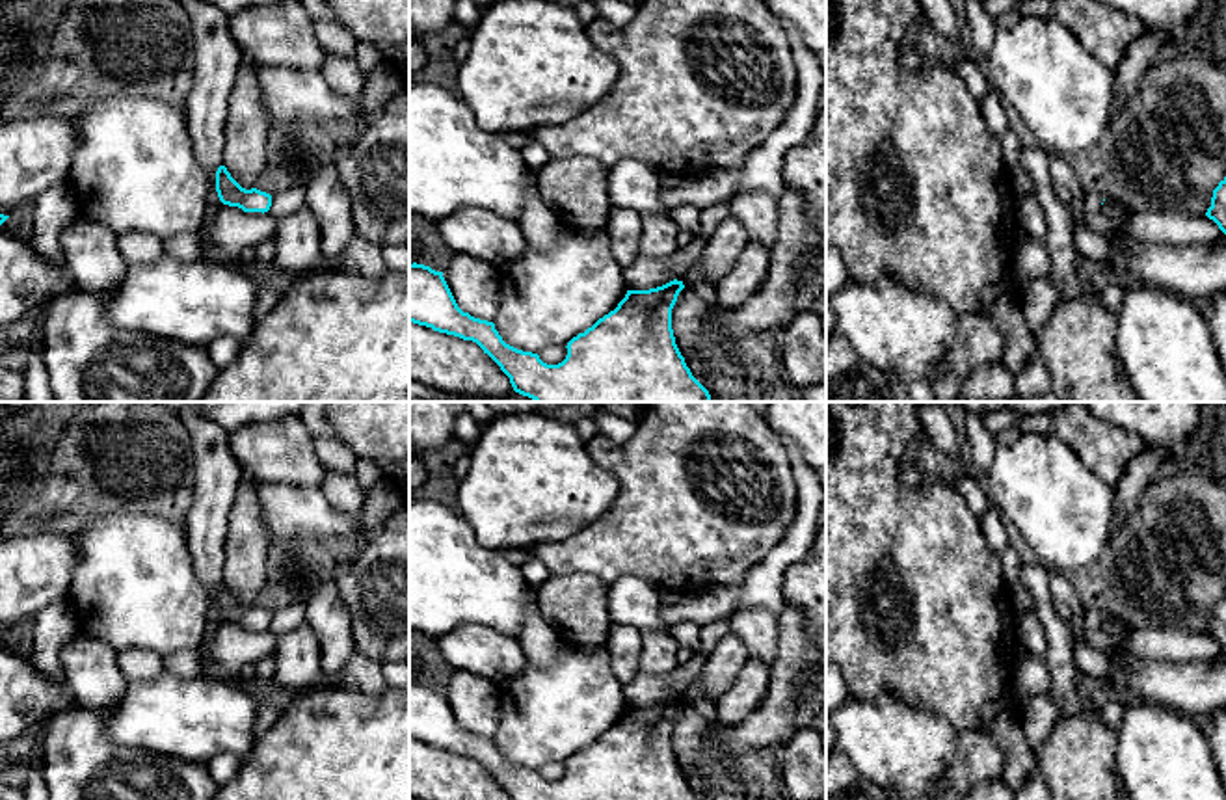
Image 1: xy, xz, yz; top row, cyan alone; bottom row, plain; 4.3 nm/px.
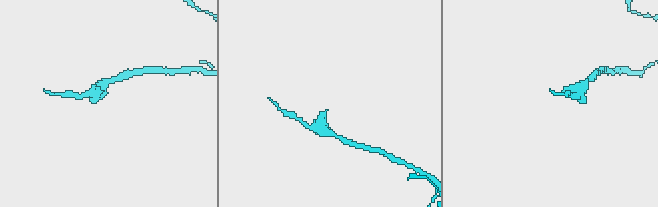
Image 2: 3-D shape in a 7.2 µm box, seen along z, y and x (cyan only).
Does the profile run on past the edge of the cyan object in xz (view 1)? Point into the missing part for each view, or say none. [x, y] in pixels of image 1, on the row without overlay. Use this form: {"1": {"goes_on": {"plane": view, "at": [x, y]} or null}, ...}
{"1": {"goes_on": null}}

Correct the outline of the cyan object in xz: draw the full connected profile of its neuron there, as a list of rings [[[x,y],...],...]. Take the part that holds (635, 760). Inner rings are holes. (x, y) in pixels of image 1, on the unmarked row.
[[[417,679],[409,681],[409,739],[476,759],[510,800],[700,800],[686,783],[672,746],[672,726],[683,705],[683,698],[673,696],[649,707],[627,707],[614,727],[567,759],[567,772],[558,781],[547,781],[538,770],[506,761],[493,739],[458,724],[443,688]]]

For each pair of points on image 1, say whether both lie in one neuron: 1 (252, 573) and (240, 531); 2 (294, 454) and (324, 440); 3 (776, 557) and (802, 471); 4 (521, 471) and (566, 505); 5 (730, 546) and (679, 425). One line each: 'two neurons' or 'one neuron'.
1: one neuron
2: two neurons
3: one neuron
4: one neuron
5: one neuron

